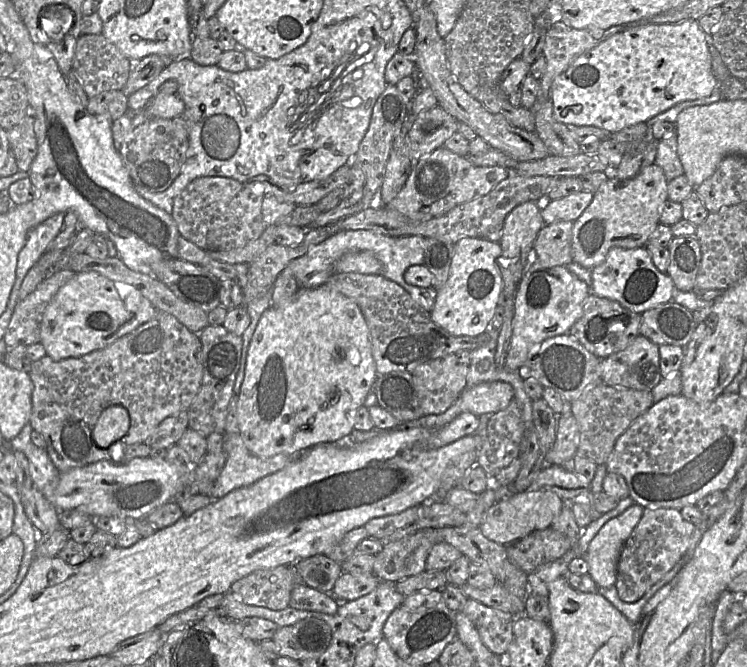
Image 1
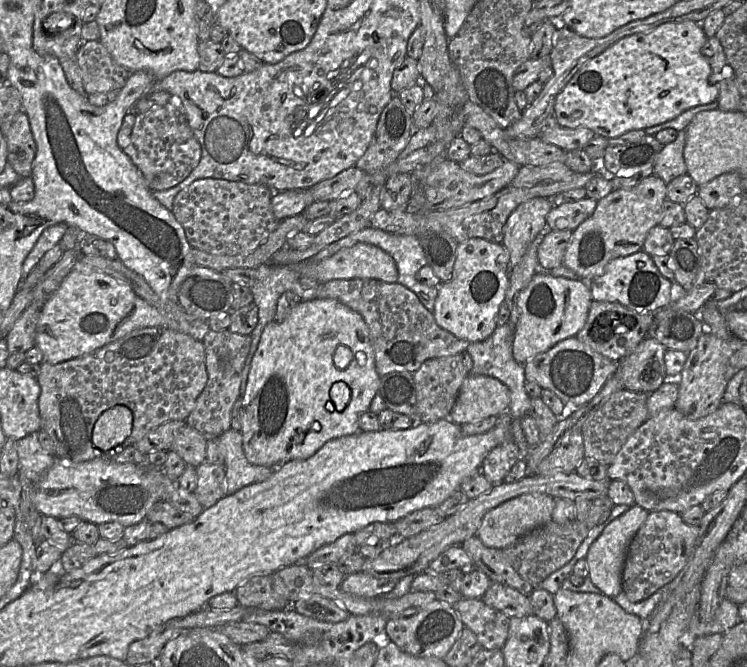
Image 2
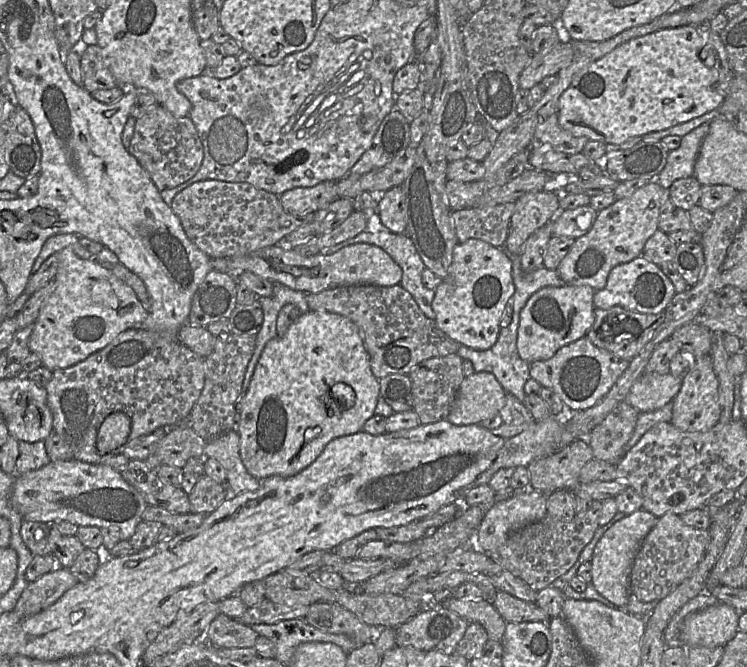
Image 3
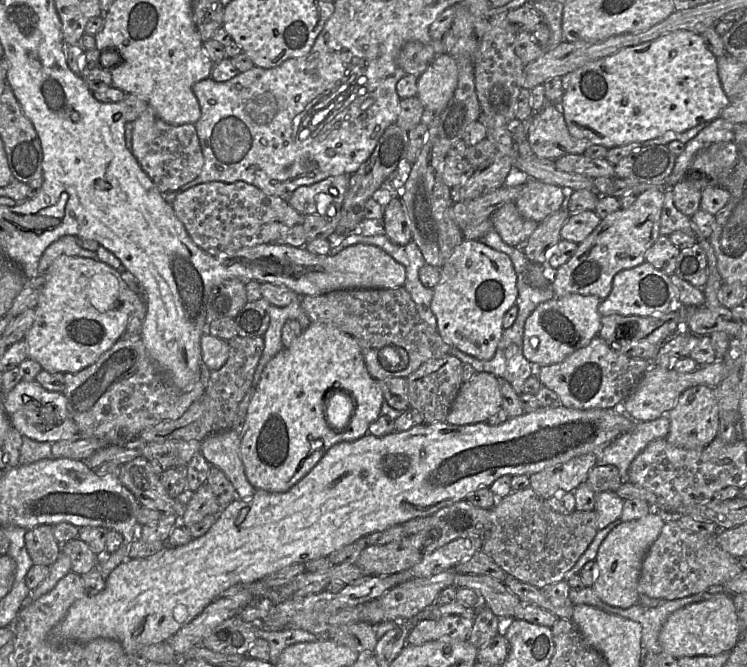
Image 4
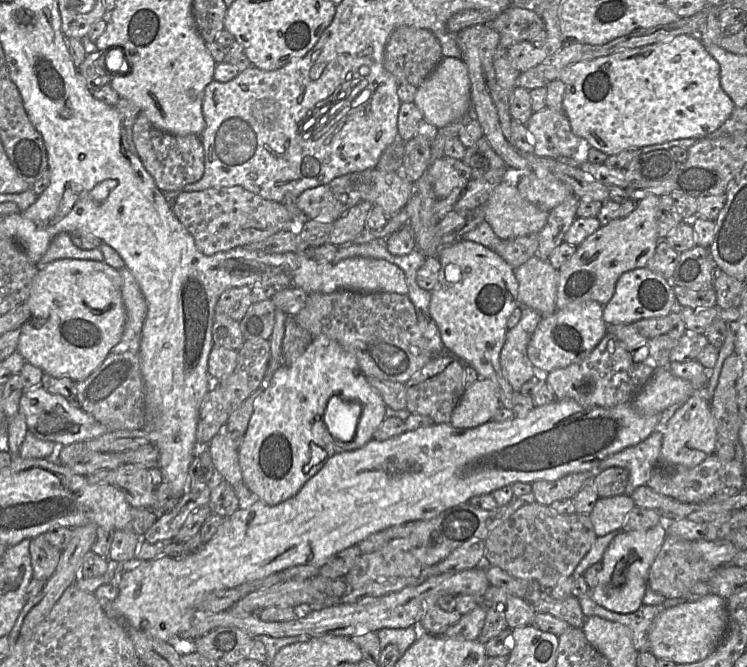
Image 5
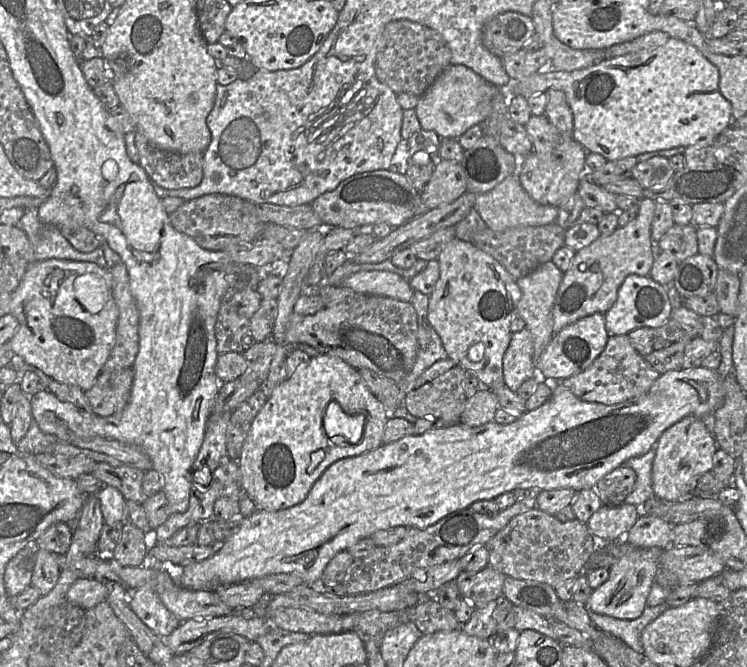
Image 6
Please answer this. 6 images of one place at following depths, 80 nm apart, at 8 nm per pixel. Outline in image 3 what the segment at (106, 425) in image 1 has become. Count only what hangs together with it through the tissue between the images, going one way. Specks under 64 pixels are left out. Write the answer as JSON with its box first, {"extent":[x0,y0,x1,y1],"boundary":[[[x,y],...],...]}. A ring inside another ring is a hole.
{"extent":[96,412,131,454],"boundary":[[[123,412],[109,414],[102,422],[96,438],[97,450],[110,454],[128,441],[131,419]]]}

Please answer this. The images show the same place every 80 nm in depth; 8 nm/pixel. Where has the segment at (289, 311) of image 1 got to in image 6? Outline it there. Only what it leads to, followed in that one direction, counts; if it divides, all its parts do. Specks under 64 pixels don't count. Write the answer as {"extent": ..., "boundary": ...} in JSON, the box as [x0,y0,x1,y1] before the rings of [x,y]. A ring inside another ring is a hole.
{"extent":[238,352,390,511],"boundary":[[[322,352],[310,357],[308,361],[297,367],[292,376],[272,390],[265,405],[251,424],[238,461],[241,486],[246,496],[255,502],[258,509],[265,511],[279,511],[300,504],[331,464],[346,457],[365,454],[382,446],[384,430],[390,417],[385,405],[368,388],[356,368],[337,356]],[[331,401],[338,402],[342,409],[349,414],[365,415],[364,432],[359,442],[341,442],[340,439],[331,439],[326,435],[323,428],[323,417],[326,407]],[[313,456],[316,456],[315,459],[320,456],[322,458],[310,470],[308,465]]]}

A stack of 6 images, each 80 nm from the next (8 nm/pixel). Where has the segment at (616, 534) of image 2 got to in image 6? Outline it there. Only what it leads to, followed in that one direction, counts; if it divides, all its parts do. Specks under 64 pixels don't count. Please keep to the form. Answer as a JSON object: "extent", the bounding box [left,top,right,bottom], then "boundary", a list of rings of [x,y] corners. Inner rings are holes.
{"extent":[586,548,663,620],"boundary":[[[633,548],[629,553],[617,559],[609,568],[609,578],[593,589],[586,605],[594,612],[611,617],[632,620],[638,618],[647,605],[647,597],[659,568],[663,549]]]}

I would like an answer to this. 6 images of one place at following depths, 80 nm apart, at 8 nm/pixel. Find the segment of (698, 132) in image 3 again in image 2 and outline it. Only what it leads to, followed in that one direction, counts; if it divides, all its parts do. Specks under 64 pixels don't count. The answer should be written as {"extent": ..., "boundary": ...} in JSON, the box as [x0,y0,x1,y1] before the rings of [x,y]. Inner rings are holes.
{"extent":[654,130,687,185],"boundary":[[[685,130],[679,131],[677,138],[662,147],[655,165],[654,174],[661,178],[667,185],[674,178],[687,174],[687,166],[684,159],[684,147],[686,144]]]}

